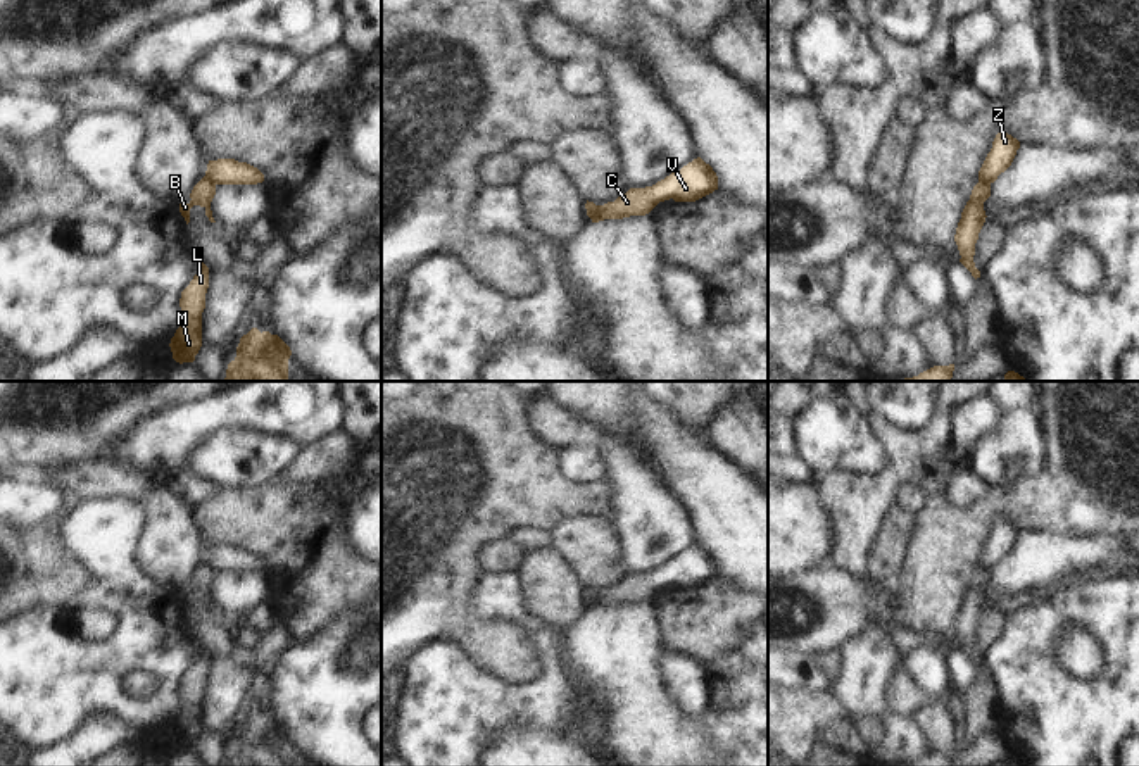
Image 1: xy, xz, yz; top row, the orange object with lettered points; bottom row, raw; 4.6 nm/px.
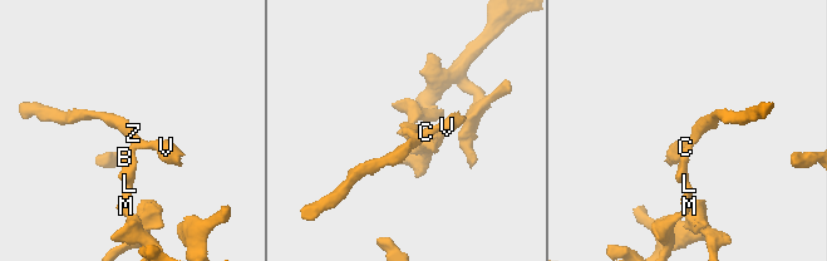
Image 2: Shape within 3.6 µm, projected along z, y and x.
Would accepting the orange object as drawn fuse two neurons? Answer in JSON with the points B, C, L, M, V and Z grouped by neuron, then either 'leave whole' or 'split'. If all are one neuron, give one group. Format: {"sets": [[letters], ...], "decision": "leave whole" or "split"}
{"sets": [["B", "L", "M"], ["C", "V", "Z"]], "decision": "split"}

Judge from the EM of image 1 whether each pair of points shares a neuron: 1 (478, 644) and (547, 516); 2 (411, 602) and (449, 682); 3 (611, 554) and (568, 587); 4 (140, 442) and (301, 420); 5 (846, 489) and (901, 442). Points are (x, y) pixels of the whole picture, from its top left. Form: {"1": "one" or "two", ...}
{"1": "one", "2": "two", "3": "two", "4": "one", "5": "one"}

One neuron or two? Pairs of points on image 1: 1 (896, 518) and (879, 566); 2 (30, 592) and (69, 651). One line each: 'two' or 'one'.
1: one
2: two

